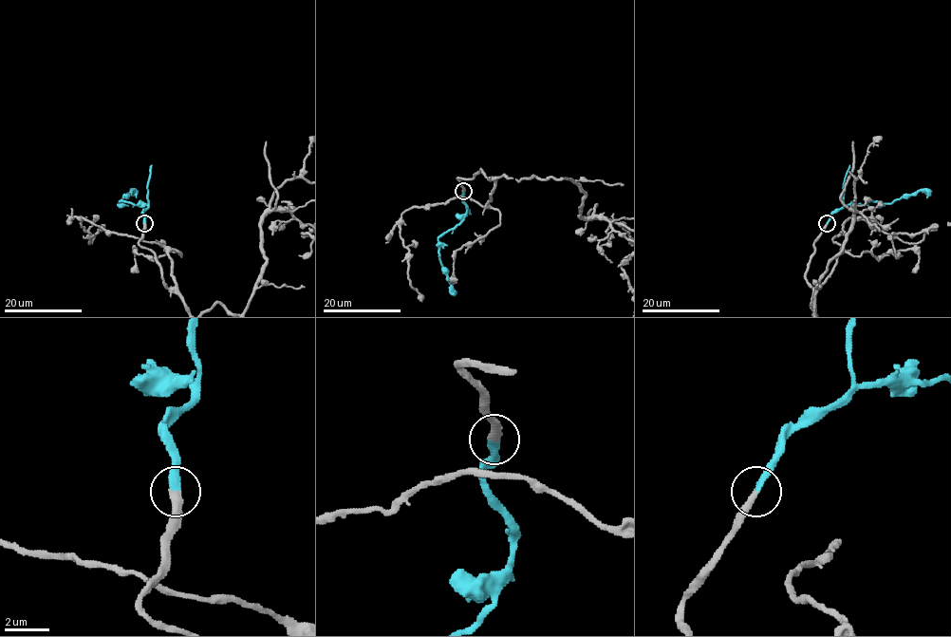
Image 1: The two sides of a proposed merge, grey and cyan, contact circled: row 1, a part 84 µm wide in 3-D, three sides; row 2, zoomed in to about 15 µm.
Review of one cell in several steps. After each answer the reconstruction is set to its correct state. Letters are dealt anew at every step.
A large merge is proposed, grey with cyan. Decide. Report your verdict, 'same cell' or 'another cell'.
same cell

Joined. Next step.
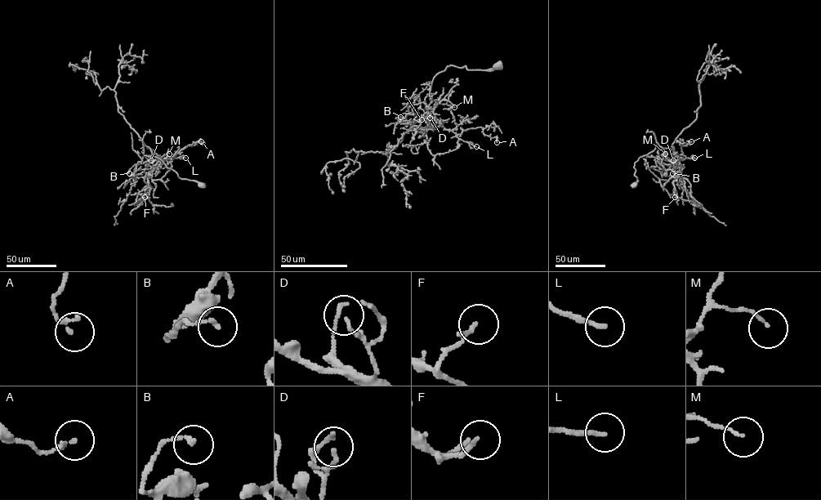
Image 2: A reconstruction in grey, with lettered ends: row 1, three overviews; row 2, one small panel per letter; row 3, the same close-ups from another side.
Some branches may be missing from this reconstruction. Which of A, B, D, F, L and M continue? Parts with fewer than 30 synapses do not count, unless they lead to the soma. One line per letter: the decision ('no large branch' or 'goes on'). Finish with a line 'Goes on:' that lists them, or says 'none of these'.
A: no large branch
B: no large branch
D: no large branch
F: no large branch
L: no large branch
M: no large branch
Goes on: none of these

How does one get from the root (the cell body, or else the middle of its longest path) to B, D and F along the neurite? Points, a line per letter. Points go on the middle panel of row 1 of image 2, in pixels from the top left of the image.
B: (497, 64), (487, 70), (451, 65), (434, 77), (425, 109), (440, 125), (414, 113), (400, 117)
D: (497, 64), (487, 70), (451, 65), (438, 73), (425, 98), (425, 109), (441, 125), (428, 123), (430, 118)
F: (497, 64), (448, 66), (425, 98), (441, 125), (422, 133), (421, 119)

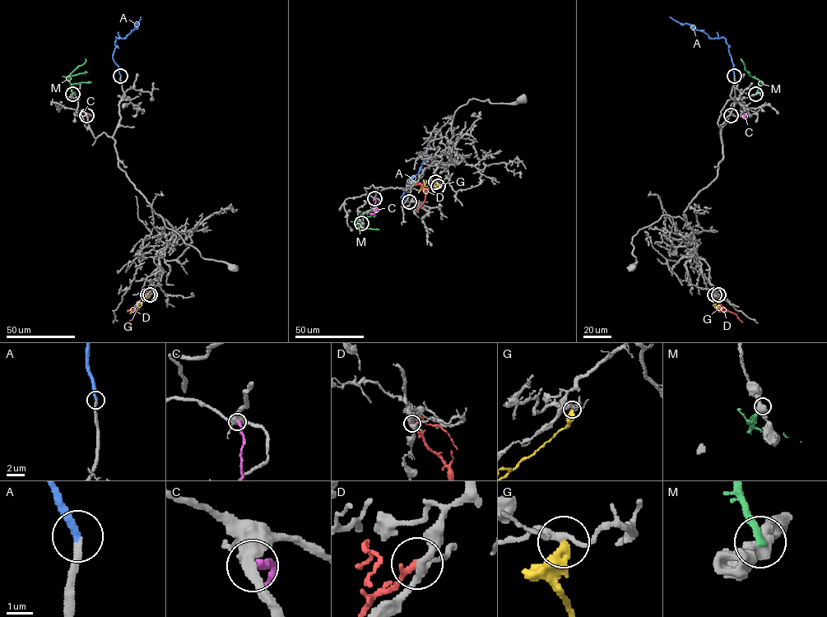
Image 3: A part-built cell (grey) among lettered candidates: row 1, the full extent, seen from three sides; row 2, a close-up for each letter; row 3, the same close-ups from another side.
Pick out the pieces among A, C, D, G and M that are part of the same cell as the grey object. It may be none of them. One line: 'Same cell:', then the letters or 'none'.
Same cell: A

